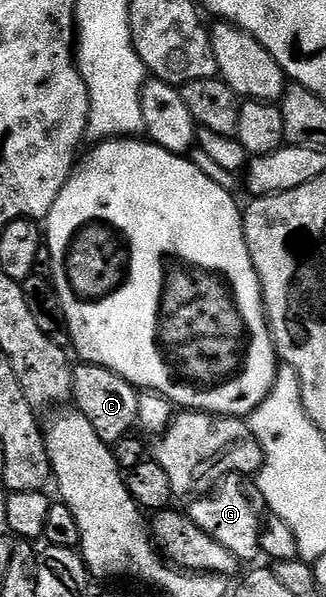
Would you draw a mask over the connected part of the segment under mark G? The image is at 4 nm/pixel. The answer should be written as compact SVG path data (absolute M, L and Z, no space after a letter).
M227 474L212 493L191 499L187 506L188 519L210 540L222 544L226 552L236 557L237 563L252 562L261 557L260 531L266 521L266 507L260 487L249 481L245 475Z

